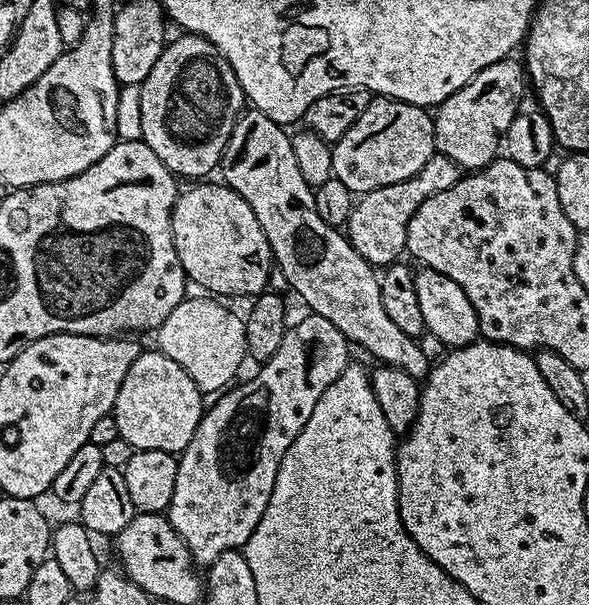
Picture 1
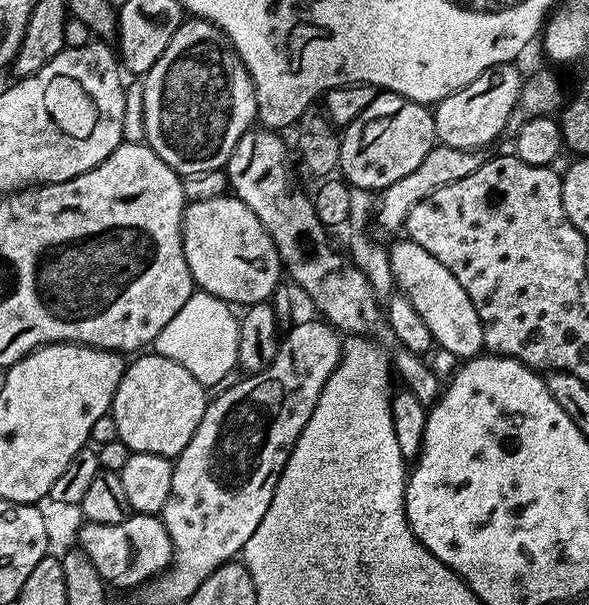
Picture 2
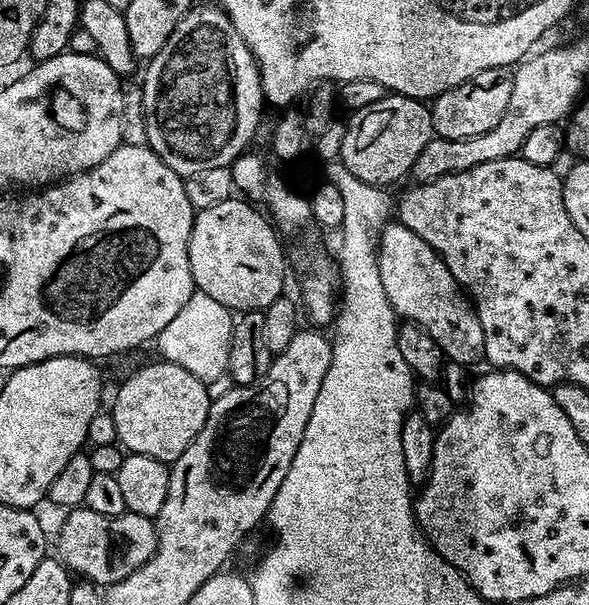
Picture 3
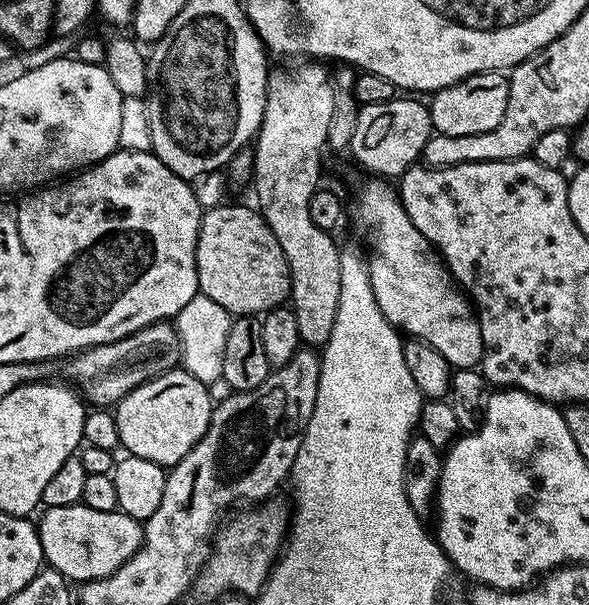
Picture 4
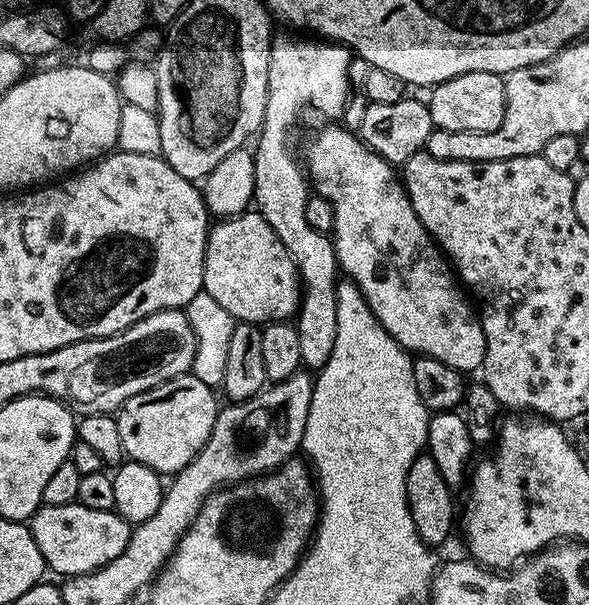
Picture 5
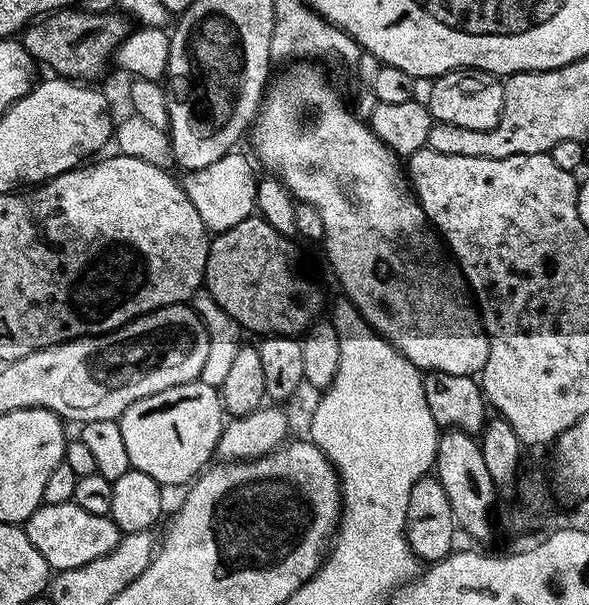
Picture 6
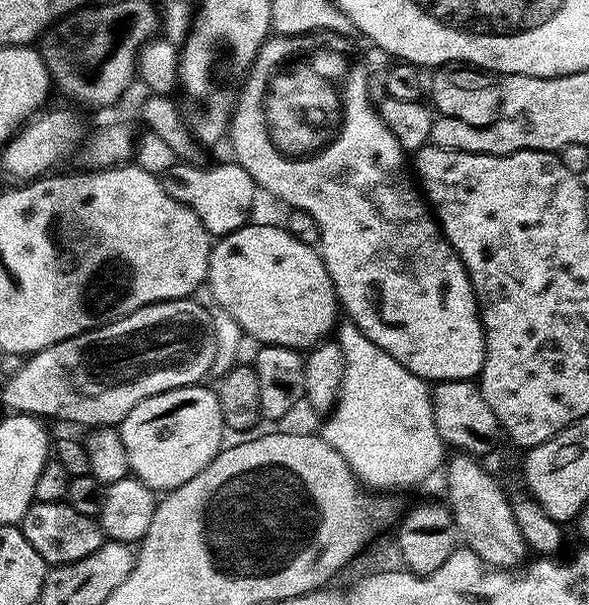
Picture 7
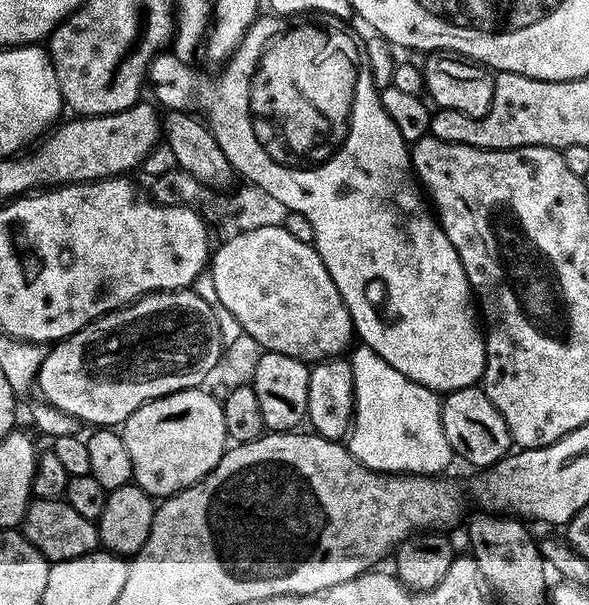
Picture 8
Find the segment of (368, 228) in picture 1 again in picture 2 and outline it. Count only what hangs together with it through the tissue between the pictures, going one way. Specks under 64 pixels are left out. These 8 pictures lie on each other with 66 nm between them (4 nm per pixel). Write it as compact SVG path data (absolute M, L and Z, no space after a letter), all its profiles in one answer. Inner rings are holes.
M438 142L430 150L430 154L426 154L426 158L422 158L422 163L412 173L405 174L403 178L398 178L398 182L379 189L378 199L374 204L374 224L376 220L377 230L399 233L404 227L410 210L414 210L414 206L418 206L418 202L422 202L422 198L434 194L434 190L438 190L442 186L450 186L450 182L458 182L458 178L466 178L468 175L474 174L474 170L478 170L478 166L482 166L485 159L483 151L451 148Z

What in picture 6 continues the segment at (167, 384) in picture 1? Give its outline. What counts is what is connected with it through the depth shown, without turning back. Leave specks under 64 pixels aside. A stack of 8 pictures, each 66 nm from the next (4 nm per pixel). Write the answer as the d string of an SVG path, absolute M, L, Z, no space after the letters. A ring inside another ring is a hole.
M198 379L170 386L158 394L150 394L136 400L120 415L119 422L122 439L126 442L126 451L130 454L130 462L135 471L150 474L150 478L154 478L154 482L162 486L184 483L187 485L209 467L226 423L226 413L220 403L219 391L206 386Z

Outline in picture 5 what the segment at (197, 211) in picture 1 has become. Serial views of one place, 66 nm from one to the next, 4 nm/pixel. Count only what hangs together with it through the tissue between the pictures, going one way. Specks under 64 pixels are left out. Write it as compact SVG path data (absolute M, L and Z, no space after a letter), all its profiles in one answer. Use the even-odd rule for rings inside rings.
M247 210L236 216L235 218L224 218L219 222L213 223L208 229L208 241L206 242L206 254L204 255L204 287L203 291L210 294L210 298L214 298L217 302L227 310L227 312L236 317L237 321L244 321L248 324L263 326L271 324L273 320L282 320L293 315L294 310L300 307L300 298L302 295L302 285L299 276L294 274L294 265L290 254L284 252L284 247L277 241L274 230L269 228L265 220L260 219L259 212L255 210Z

